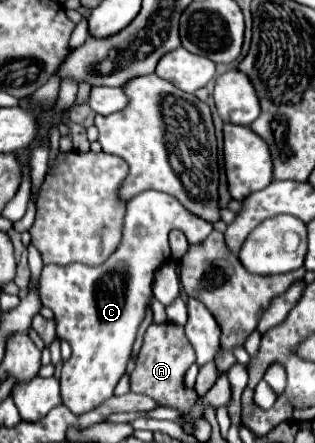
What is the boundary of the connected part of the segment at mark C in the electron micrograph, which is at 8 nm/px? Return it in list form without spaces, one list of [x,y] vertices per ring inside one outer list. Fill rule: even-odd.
[[[144,190],[126,204],[122,240],[116,252],[100,266],[44,266],[40,276],[40,298],[54,312],[56,334],[72,348],[72,356],[62,366],[62,400],[74,414],[84,414],[114,396],[118,380],[126,374],[132,346],[146,308],[152,298],[154,272],[170,258],[170,230],[182,230],[190,244],[206,240],[212,224],[190,214],[178,198]]]

